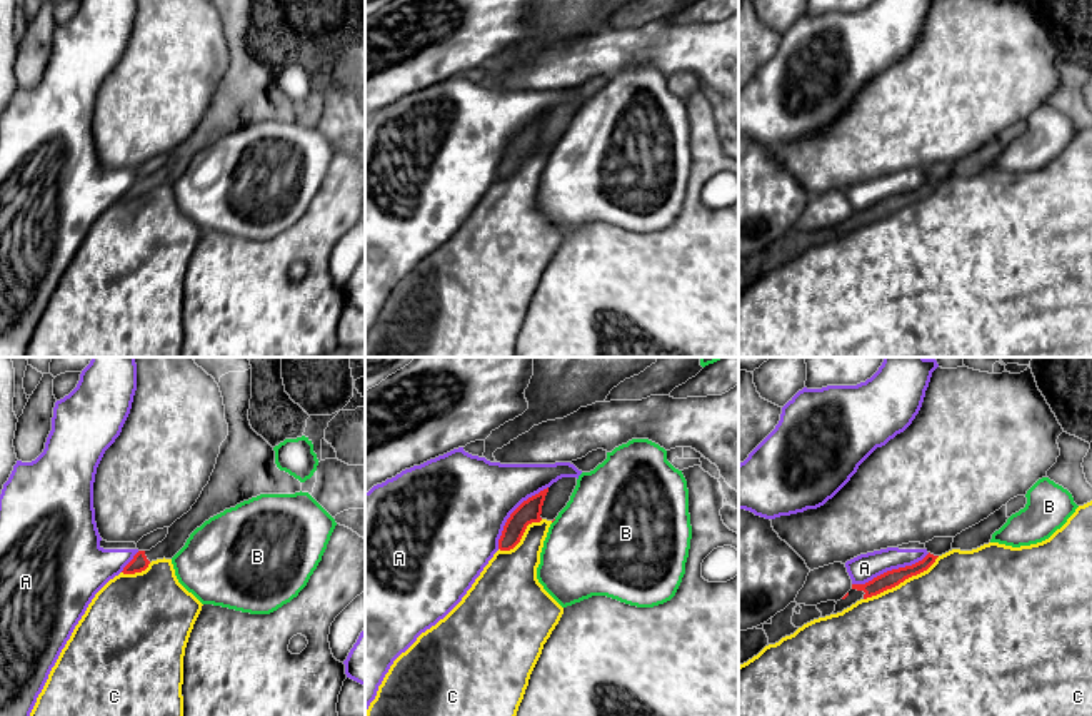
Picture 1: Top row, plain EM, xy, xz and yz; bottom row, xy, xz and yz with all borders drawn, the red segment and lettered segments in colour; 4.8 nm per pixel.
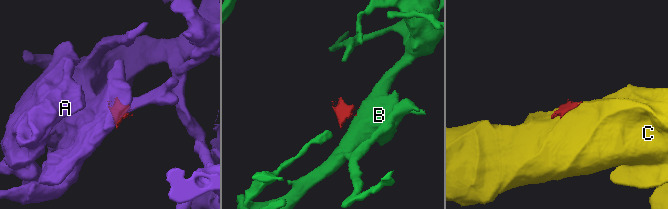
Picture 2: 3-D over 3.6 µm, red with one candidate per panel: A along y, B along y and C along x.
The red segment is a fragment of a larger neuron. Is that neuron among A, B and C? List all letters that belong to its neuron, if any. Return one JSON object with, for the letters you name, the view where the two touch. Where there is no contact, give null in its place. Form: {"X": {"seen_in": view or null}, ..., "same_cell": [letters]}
{"same_cell": []}

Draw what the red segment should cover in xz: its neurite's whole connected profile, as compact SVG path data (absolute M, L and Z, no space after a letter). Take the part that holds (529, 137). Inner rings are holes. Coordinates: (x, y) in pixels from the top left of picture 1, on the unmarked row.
M562 103L550 113L523 127L507 145L498 165L498 175L513 175L528 150L540 149L542 145L554 147L570 127L575 112L577 103Z

